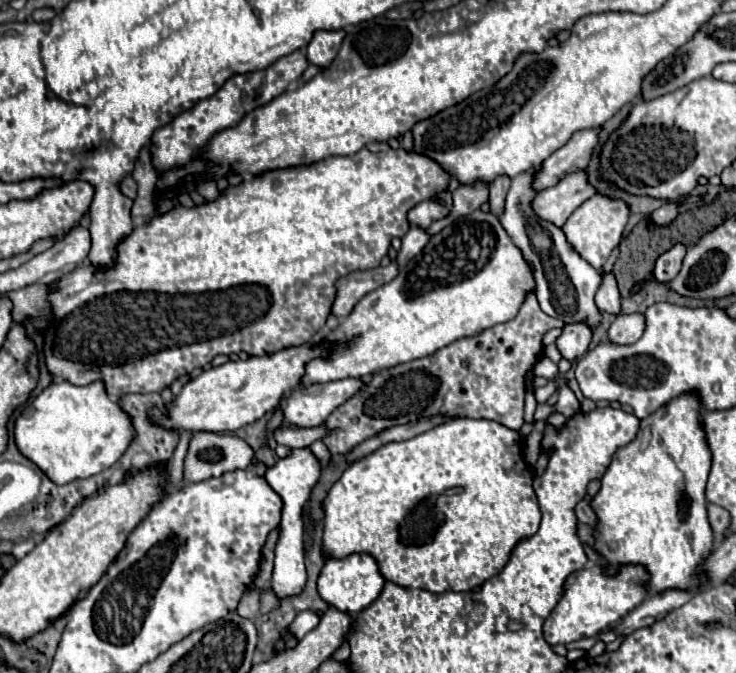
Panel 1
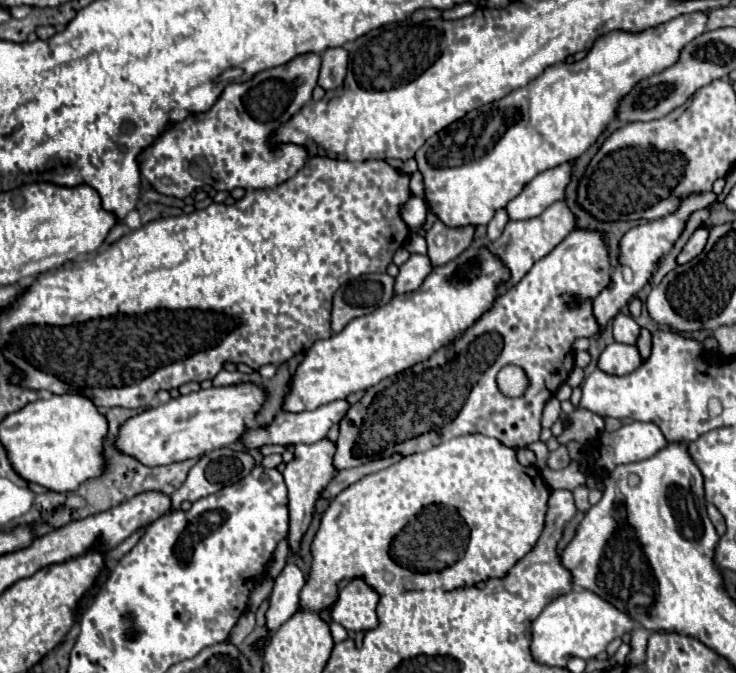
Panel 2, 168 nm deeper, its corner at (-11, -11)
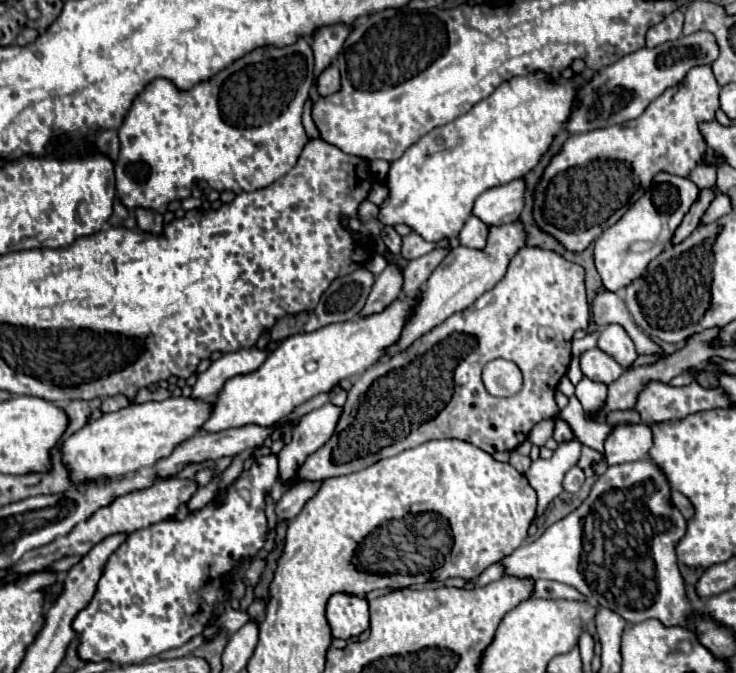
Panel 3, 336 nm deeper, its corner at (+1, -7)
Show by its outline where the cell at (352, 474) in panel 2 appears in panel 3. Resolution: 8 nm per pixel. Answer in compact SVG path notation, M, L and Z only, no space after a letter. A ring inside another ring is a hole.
M304 480L298 482L294 486L290 486L282 500L276 504L276 514L280 520L292 520L300 514L300 510L304 508L304 504L318 492L318 488L322 486L322 480Z

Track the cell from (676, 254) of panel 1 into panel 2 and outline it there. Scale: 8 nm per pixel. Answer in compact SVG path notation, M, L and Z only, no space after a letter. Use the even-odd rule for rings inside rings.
M698 228L698 230L690 236L690 240L686 242L686 246L684 246L682 252L678 254L678 264L686 264L688 260L696 258L696 256L704 250L706 240L708 240L708 232L710 232L710 228Z

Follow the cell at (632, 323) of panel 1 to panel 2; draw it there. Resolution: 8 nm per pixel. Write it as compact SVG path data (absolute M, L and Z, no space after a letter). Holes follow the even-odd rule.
M616 342L610 344L610 346L606 346L606 350L598 358L598 368L602 372L614 374L614 376L630 374L640 364L642 364L642 358L640 358L640 352L638 352L636 346L616 344Z

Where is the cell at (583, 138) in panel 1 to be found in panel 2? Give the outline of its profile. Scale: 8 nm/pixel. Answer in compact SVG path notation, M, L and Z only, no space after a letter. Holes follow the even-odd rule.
M572 162L560 164L528 182L518 196L506 204L510 220L528 220L540 216L550 204L564 198L564 188L570 182Z

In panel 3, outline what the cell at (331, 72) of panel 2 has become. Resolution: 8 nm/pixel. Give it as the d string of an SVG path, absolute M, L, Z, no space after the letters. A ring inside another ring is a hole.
M332 62L324 72L320 72L320 76L316 78L316 88L320 96L330 96L340 88L340 74L336 62Z

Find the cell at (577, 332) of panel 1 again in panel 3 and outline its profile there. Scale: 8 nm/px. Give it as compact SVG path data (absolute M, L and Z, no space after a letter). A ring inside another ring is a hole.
M660 172L654 176L652 188L636 204L632 204L614 226L602 232L602 236L594 244L594 260L596 270L602 278L602 286L608 288L608 292L618 292L620 288L626 288L632 280L642 276L650 260L654 260L670 244L674 230L680 226L684 214L696 202L698 192L700 190L692 180Z

